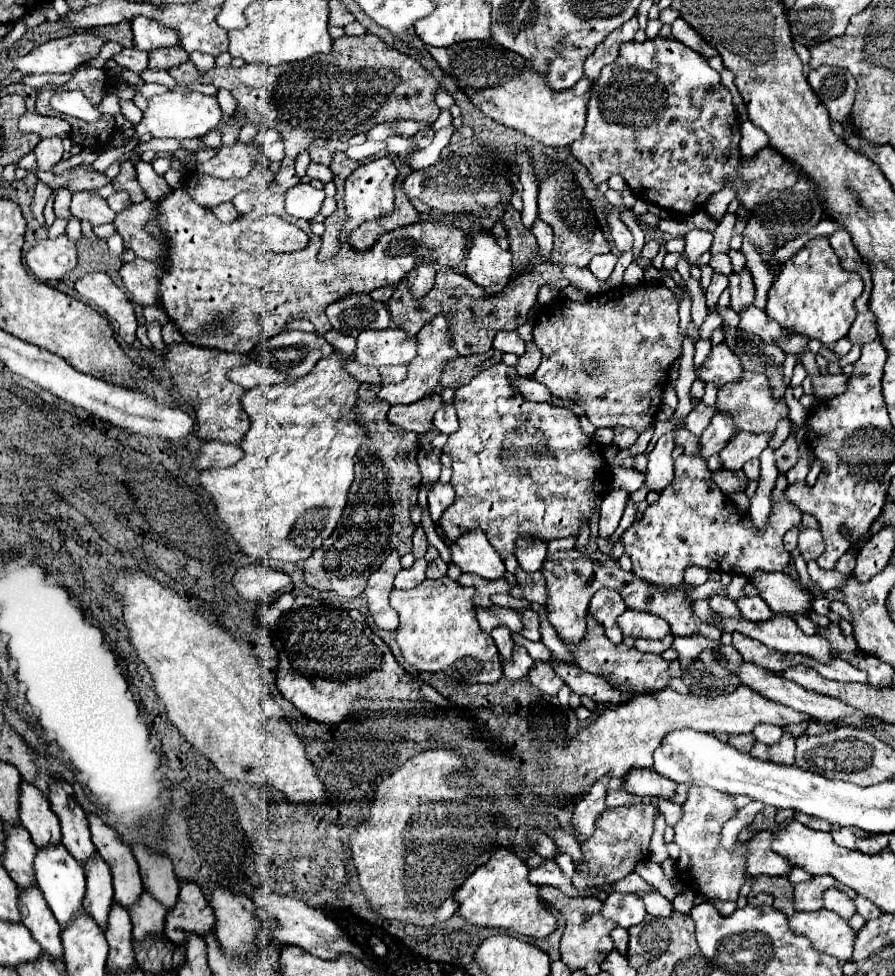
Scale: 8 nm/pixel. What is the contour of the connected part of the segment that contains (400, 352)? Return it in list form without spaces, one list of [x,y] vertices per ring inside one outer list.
[[[400,328],[386,330],[362,330],[356,344],[356,362],[368,366],[408,364],[416,356],[416,344],[412,336],[406,336]]]

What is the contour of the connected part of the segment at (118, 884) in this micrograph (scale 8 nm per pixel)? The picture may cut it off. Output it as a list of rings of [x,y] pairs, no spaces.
[[[88,814],[92,842],[100,856],[106,860],[112,872],[114,884],[114,902],[130,908],[134,900],[142,894],[142,878],[138,874],[138,864],[128,844],[120,840],[120,834],[102,822],[100,816]]]

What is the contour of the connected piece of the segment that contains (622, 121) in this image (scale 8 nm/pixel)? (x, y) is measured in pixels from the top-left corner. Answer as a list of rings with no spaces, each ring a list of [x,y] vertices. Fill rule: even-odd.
[[[652,38],[642,44],[622,44],[622,52],[616,62],[602,68],[588,102],[584,138],[574,142],[570,150],[574,158],[588,168],[596,184],[608,180],[612,174],[620,174],[636,198],[644,198],[646,202],[678,214],[692,214],[698,208],[704,208],[706,200],[724,186],[724,178],[734,178],[730,186],[738,190],[738,200],[746,206],[746,210],[754,210],[770,190],[790,188],[796,184],[798,176],[792,164],[778,152],[764,148],[752,160],[744,160],[738,142],[740,120],[732,106],[732,94],[720,84],[720,74],[708,66],[706,58],[698,56],[698,52],[686,48],[682,42]],[[740,178],[744,178],[748,186],[742,186]]]

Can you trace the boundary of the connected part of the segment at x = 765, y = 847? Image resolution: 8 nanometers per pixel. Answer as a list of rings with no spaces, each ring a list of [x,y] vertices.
[[[758,832],[746,844],[746,872],[752,876],[770,874],[770,876],[786,876],[790,872],[790,864],[782,860],[770,848],[770,832]]]

